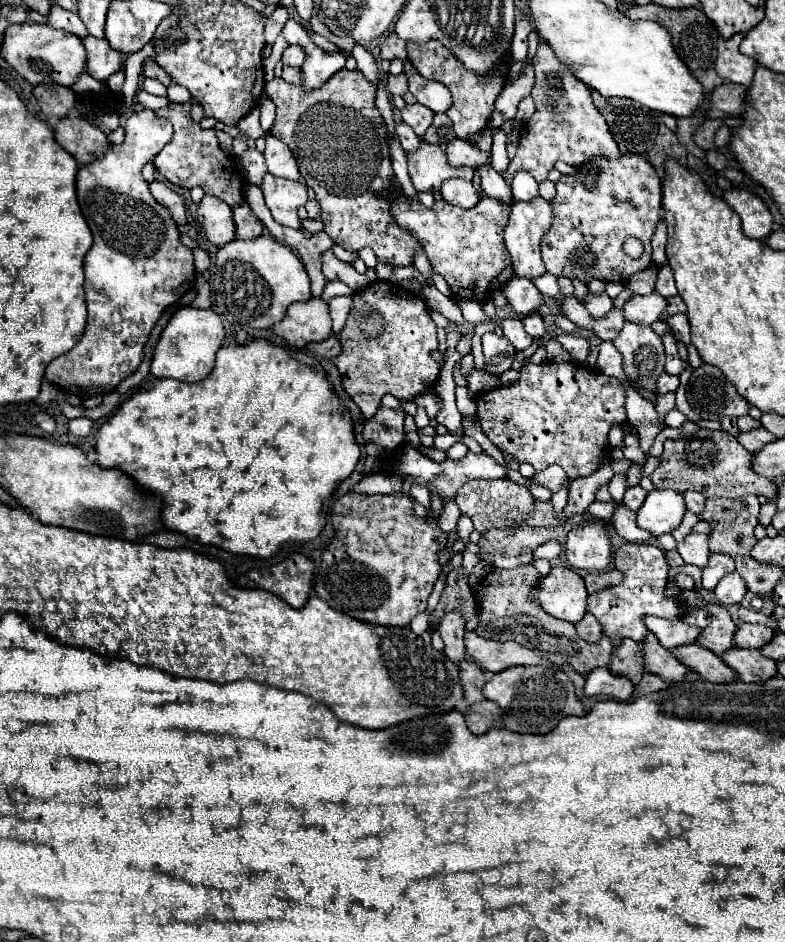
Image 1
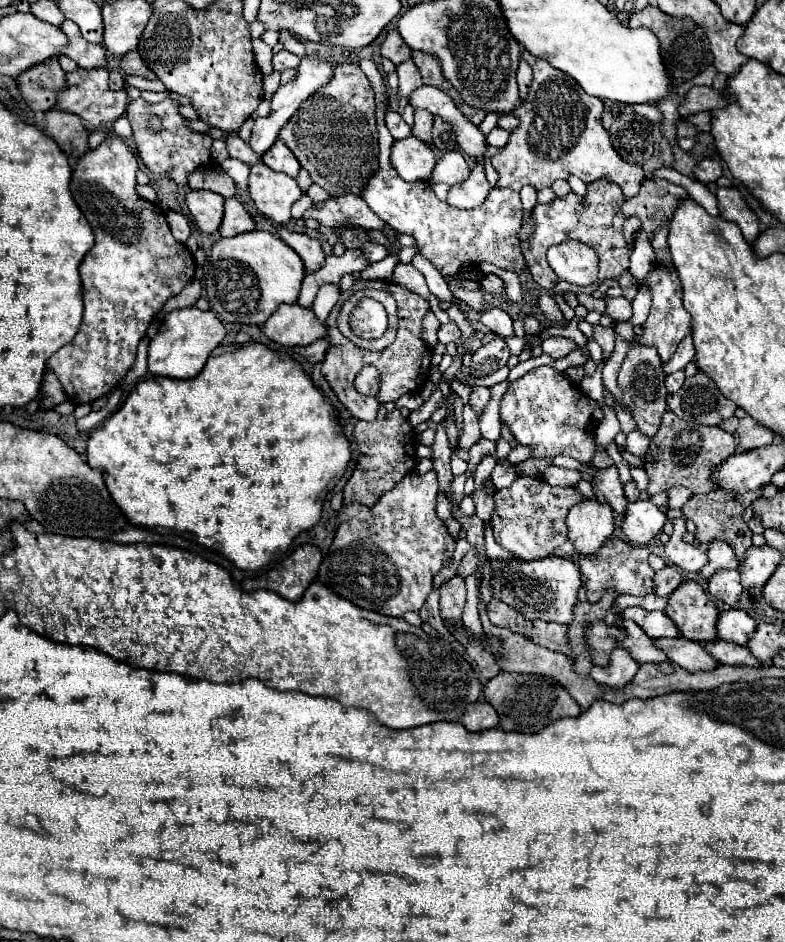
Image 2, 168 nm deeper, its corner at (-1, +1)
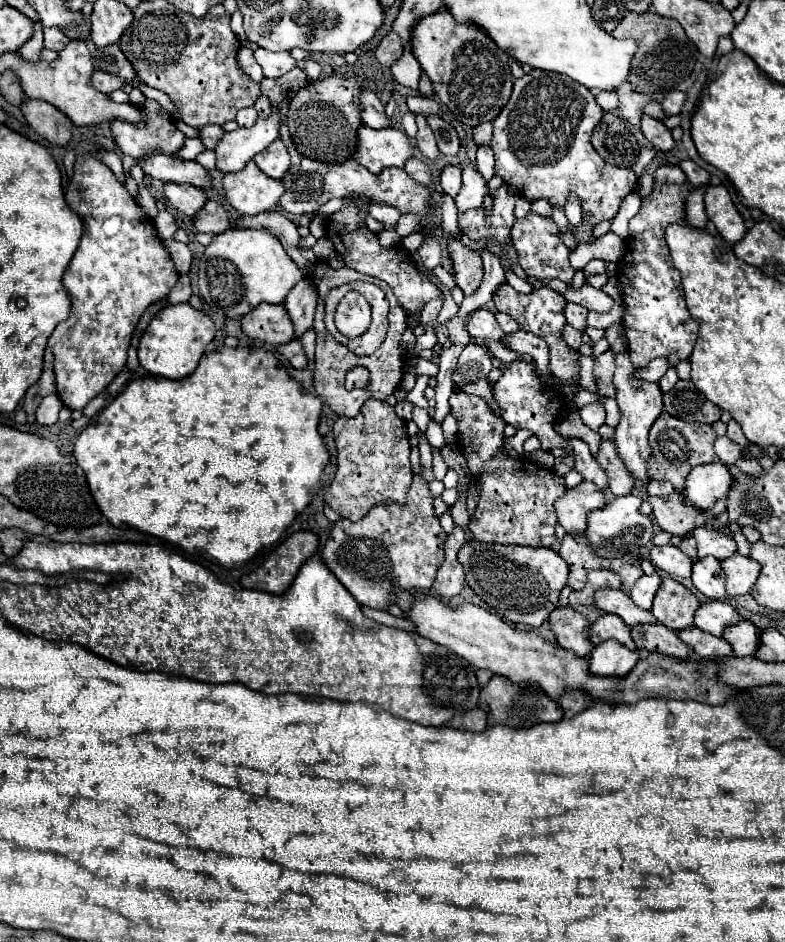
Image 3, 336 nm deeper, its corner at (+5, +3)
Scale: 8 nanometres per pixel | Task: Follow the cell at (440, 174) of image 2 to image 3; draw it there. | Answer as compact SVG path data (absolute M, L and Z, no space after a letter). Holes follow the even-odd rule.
M445 166L441 172L441 188L445 194L449 196L457 196L459 188L461 188L461 170L457 166Z

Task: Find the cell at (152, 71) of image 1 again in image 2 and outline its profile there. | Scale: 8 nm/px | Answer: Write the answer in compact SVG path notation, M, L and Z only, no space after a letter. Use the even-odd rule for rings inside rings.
M137 50L123 56L121 68L123 68L125 74L137 74L137 76L143 76L143 78L147 78L147 80L157 80L155 72L151 72L151 70L143 64L143 60L141 60L141 56L139 56Z

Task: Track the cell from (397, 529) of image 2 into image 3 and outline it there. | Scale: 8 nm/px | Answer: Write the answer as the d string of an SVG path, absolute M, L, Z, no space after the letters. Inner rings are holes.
M415 474L407 504L377 504L359 522L351 522L347 518L335 522L329 540L321 550L321 558L359 604L385 610L393 604L389 596L393 586L409 592L425 592L431 588L437 568L445 558L445 540L447 534L433 512L429 486Z

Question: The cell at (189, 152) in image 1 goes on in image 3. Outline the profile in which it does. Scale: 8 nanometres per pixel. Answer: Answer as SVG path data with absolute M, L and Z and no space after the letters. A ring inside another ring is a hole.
M147 100L143 110L149 116L147 124L129 124L129 122L111 122L115 144L121 154L141 158L153 148L159 148L163 154L173 156L183 146L185 134L175 128L175 124L161 112L161 106L153 100Z

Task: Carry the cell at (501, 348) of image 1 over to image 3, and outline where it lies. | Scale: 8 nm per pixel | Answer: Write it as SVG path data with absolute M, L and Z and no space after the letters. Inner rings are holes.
M469 342L459 356L457 370L453 372L451 378L453 378L455 386L463 386L463 384L471 384L471 382L487 378L491 368L493 368L493 364L491 364L489 350L475 342Z

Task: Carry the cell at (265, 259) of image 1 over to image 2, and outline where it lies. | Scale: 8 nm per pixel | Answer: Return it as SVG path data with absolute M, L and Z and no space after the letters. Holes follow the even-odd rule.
M247 232L213 244L205 264L205 294L211 310L225 322L261 326L279 304L295 304L305 276L299 254L271 232Z

